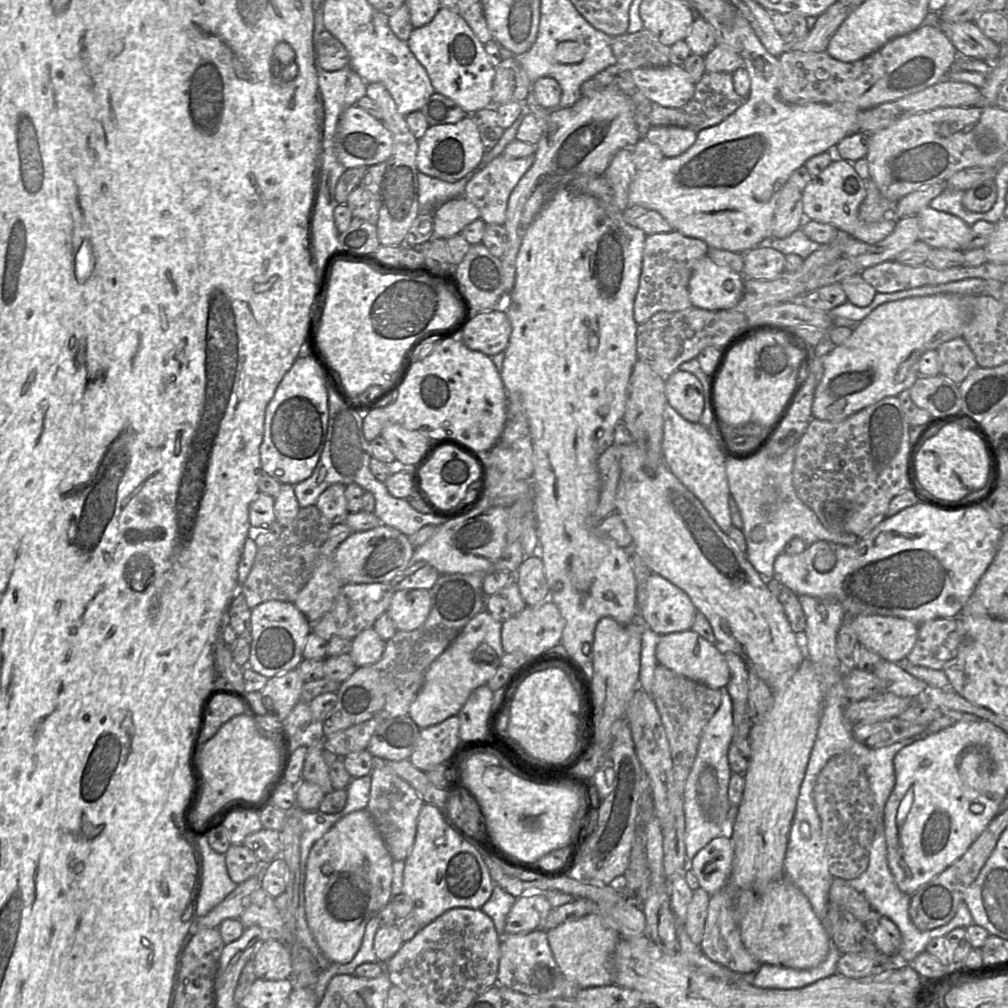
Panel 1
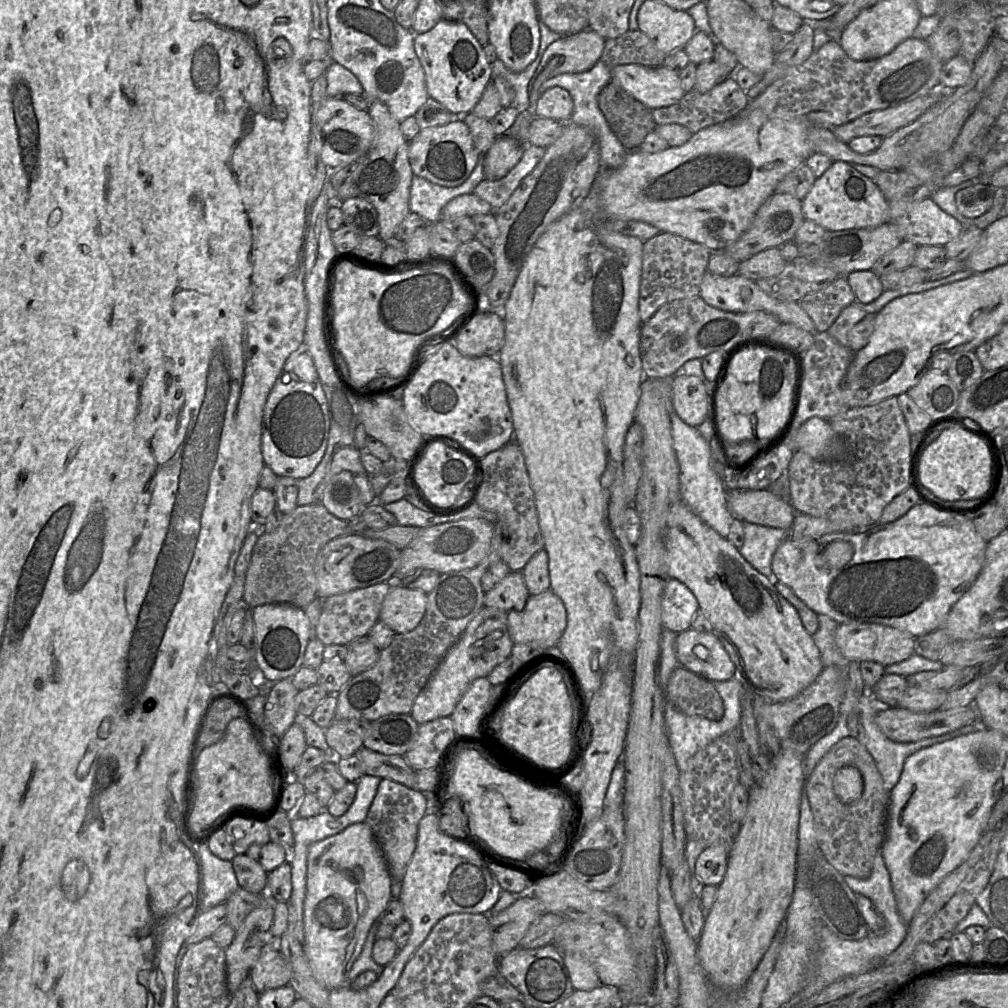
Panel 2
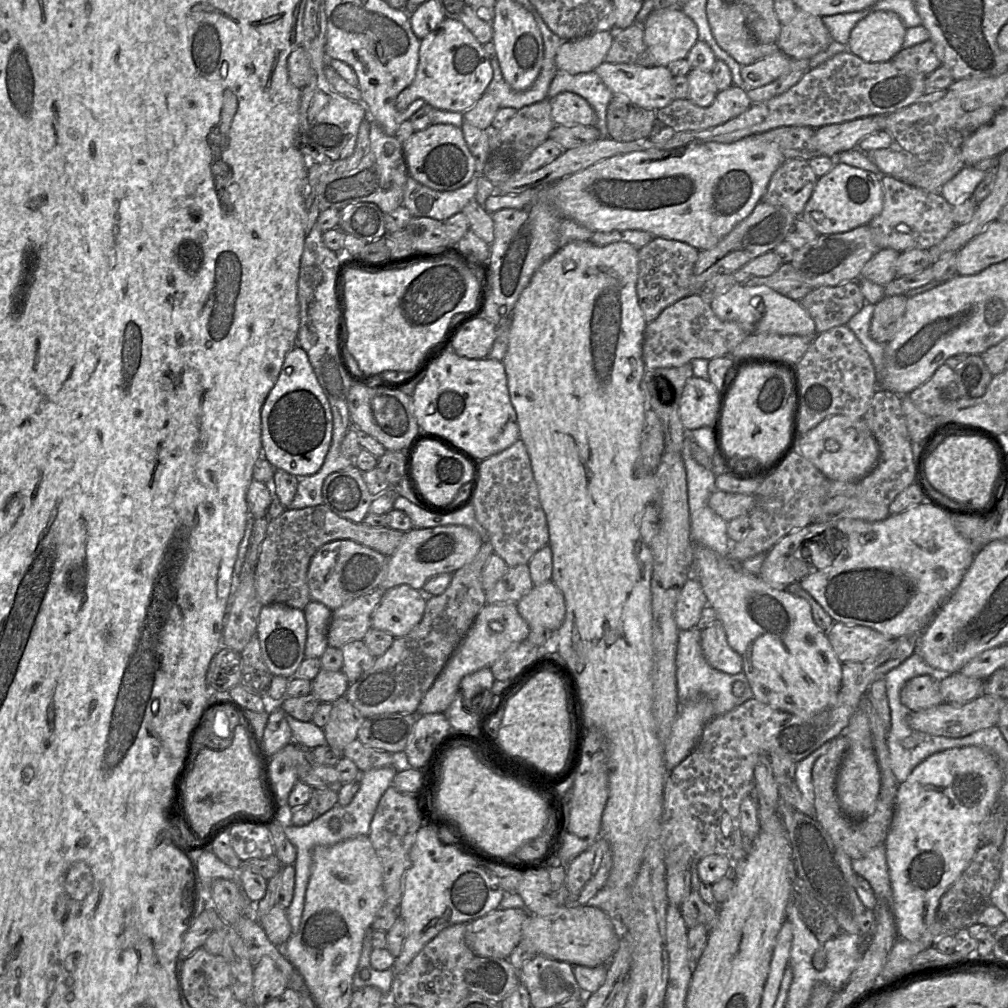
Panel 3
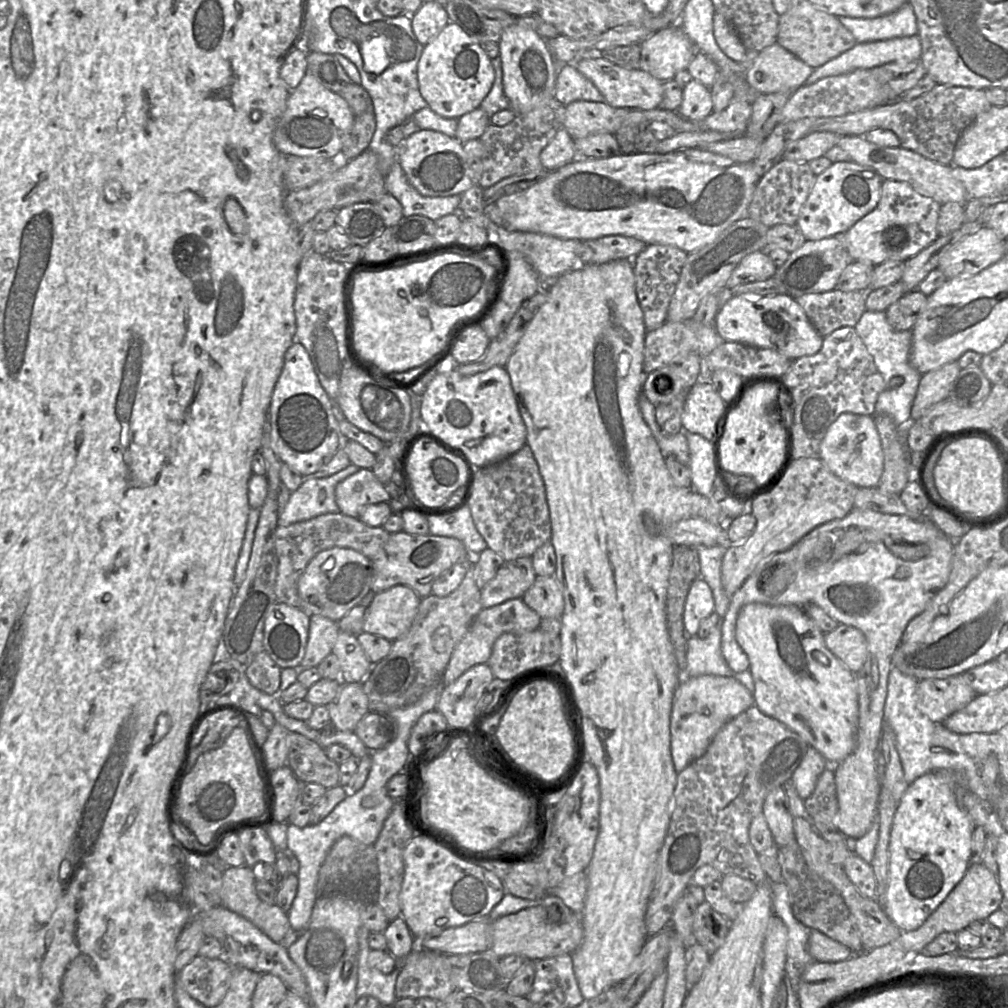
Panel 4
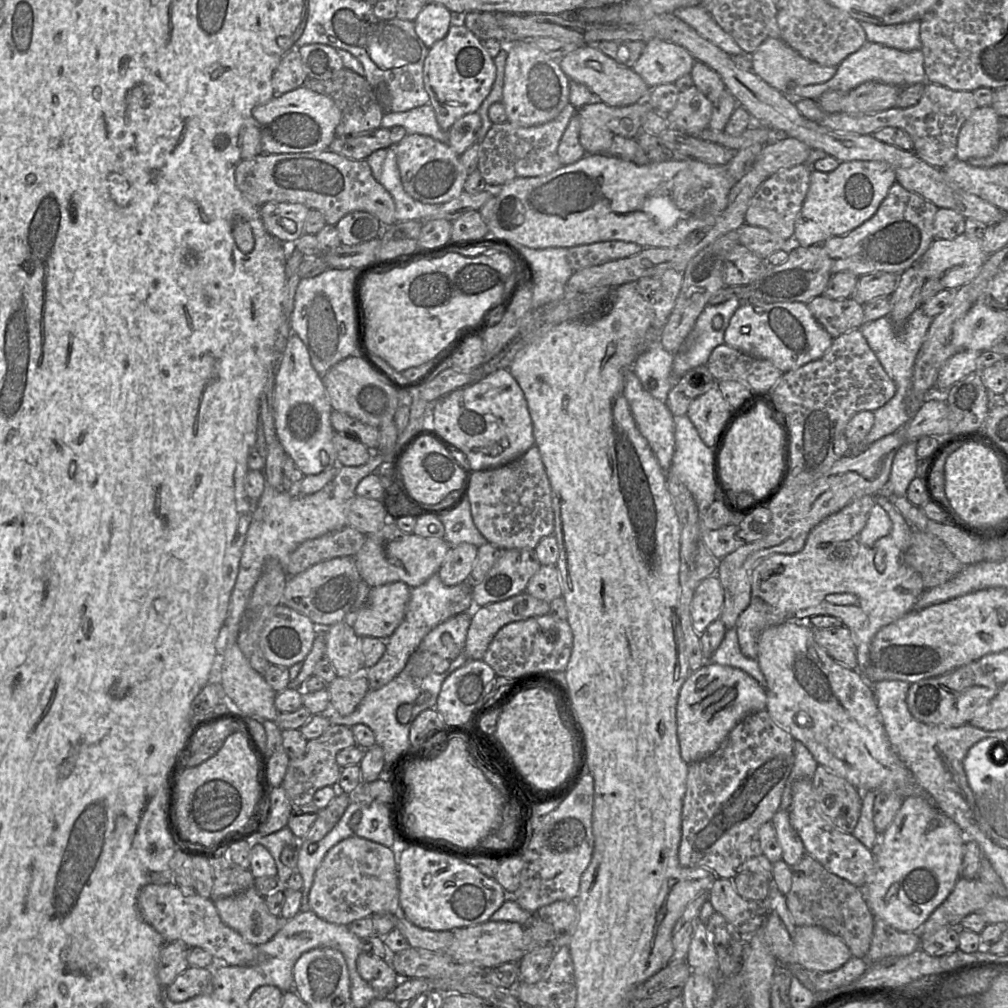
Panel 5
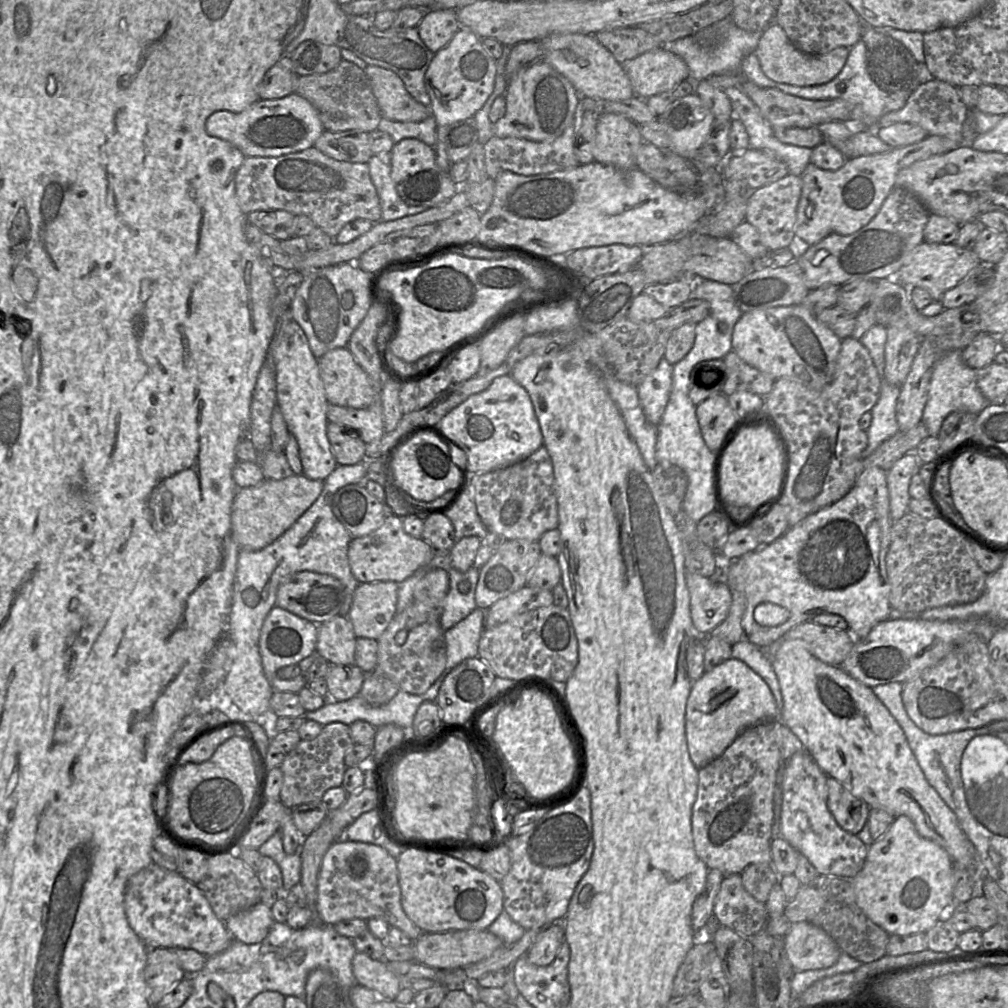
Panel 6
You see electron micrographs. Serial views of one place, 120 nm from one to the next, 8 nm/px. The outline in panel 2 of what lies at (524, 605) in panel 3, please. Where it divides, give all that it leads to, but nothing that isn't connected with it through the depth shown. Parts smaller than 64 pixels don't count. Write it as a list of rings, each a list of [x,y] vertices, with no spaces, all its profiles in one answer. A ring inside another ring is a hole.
[[[546,590],[538,595],[529,595],[522,610],[507,612],[507,629],[514,644],[529,644],[540,649],[557,646],[567,625],[566,609],[562,600],[552,592]]]

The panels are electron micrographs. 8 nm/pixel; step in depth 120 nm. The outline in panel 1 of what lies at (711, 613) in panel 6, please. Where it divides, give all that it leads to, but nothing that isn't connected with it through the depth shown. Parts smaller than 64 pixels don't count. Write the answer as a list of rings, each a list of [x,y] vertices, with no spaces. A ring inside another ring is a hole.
[[[651,573],[646,584],[646,600],[639,608],[644,625],[666,635],[691,629],[697,609],[690,597],[667,579]]]

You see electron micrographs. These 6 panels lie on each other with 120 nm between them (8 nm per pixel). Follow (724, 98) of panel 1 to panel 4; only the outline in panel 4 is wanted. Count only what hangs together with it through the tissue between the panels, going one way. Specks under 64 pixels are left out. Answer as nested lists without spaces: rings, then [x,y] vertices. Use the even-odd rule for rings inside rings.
[[[734,96],[724,110],[713,111],[699,125],[725,135],[738,135],[745,131],[751,113],[751,104]]]

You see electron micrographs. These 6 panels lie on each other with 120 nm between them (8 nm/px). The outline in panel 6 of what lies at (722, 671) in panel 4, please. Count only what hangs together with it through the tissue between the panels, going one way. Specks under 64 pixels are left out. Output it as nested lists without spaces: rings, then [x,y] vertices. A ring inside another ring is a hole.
[[[745,637],[732,645],[731,658],[738,659],[747,664],[769,686],[775,697],[777,706],[777,718],[783,707],[783,700],[778,678],[772,667],[770,657],[765,651],[753,645]]]

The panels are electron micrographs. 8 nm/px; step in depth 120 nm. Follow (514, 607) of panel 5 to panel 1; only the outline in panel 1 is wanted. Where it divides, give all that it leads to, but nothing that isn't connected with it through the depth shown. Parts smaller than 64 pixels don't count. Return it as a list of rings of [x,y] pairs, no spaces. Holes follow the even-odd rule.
[[[486,609],[473,617],[452,643],[427,669],[424,683],[411,703],[409,717],[422,729],[437,725],[459,713],[470,694],[486,685],[495,675],[504,650],[501,643],[502,620],[496,619]]]

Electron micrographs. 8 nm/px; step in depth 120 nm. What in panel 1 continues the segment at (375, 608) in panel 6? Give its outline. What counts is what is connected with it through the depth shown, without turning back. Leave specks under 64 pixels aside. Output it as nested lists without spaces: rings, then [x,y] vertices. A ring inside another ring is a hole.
[[[427,589],[395,590],[386,610],[397,630],[412,631],[424,624],[431,611]]]

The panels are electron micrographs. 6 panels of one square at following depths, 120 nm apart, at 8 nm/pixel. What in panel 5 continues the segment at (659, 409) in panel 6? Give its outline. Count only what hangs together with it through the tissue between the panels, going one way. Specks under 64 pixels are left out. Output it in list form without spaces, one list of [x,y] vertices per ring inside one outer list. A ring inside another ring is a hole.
[[[654,342],[634,363],[634,372],[643,387],[652,396],[665,402],[669,391],[674,386],[674,354],[668,352],[661,342]],[[650,379],[656,379],[655,388],[650,387]]]

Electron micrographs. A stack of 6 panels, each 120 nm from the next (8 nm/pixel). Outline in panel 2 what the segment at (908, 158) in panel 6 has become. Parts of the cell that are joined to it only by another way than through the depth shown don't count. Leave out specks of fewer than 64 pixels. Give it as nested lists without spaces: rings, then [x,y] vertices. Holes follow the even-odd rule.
[[[833,161],[816,179],[802,200],[802,212],[806,220],[822,226],[827,232],[874,228],[889,220],[888,201],[873,179],[864,176],[844,161]]]

